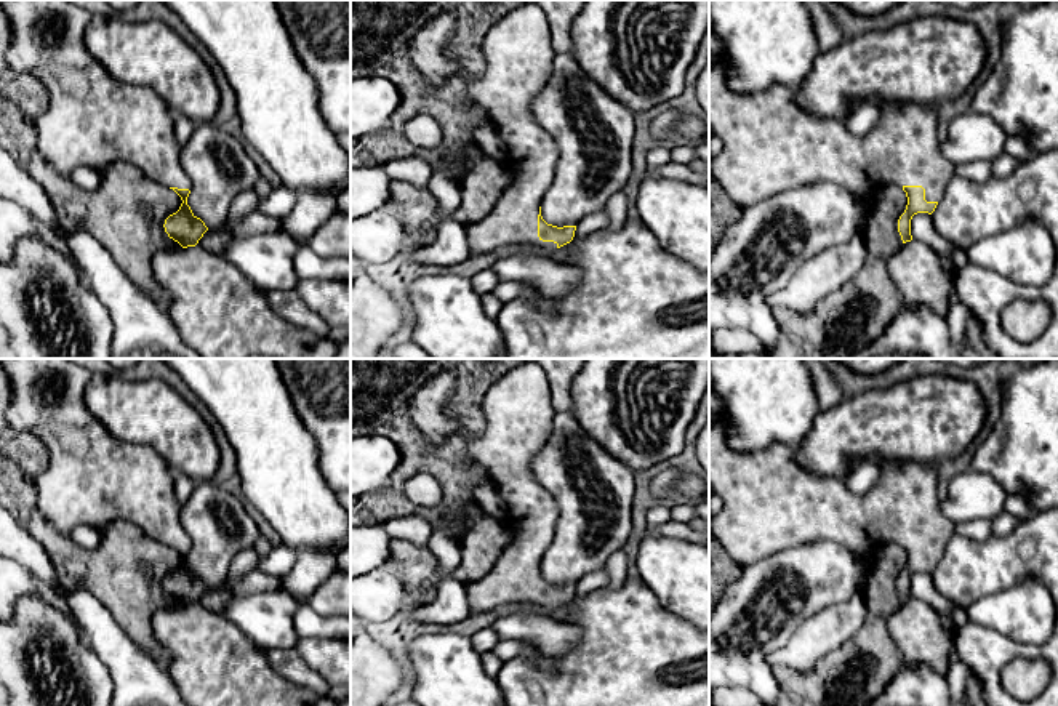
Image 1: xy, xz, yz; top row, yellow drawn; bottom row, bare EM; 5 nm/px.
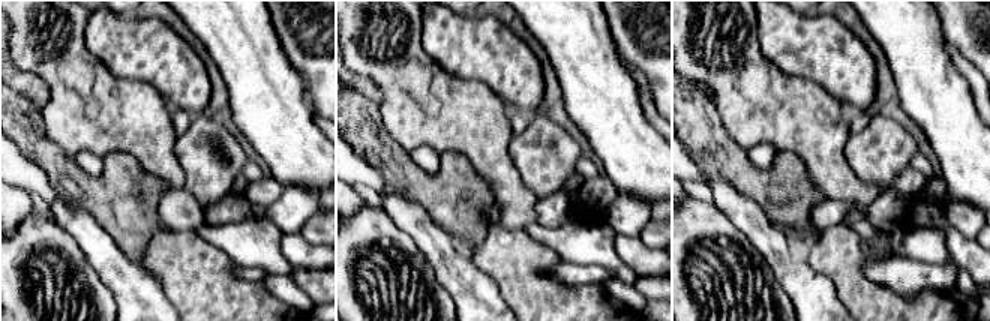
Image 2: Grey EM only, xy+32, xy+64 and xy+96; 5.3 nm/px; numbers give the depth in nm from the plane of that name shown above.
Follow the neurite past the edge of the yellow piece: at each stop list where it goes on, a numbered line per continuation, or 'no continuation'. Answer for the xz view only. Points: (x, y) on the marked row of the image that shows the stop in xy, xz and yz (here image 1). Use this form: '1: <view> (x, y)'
1: xz (519, 50)

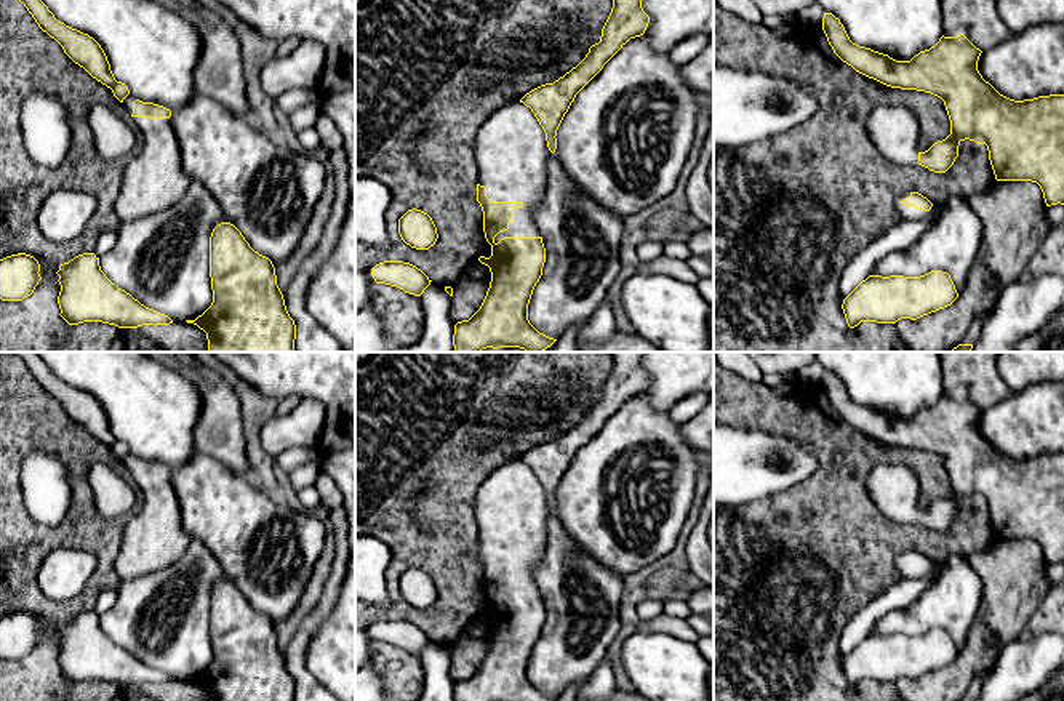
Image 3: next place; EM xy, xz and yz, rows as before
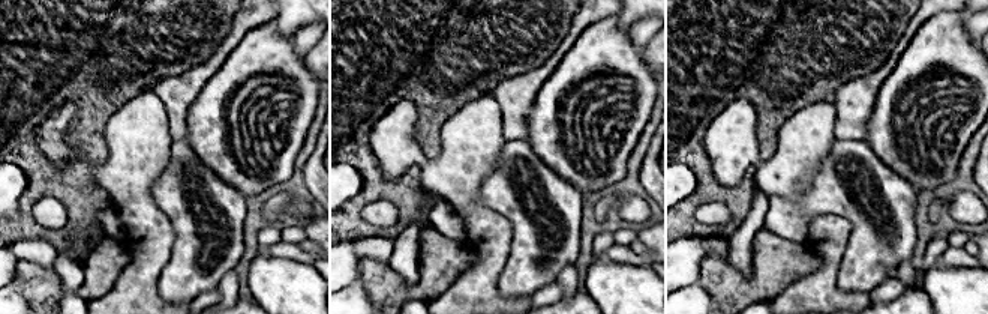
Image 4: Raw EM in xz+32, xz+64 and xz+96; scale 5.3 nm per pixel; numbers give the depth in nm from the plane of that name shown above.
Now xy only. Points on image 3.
1: xy (154, 180)

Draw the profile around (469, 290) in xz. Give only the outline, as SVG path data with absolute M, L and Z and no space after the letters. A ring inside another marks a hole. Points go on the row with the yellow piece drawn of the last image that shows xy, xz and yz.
M475 259L451 285L453 304L450 318L454 325L469 320L480 309L490 288L490 282L490 267Z

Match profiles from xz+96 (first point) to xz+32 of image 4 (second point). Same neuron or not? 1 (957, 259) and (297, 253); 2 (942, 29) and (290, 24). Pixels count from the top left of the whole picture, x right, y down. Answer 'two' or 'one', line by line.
1: one
2: two

